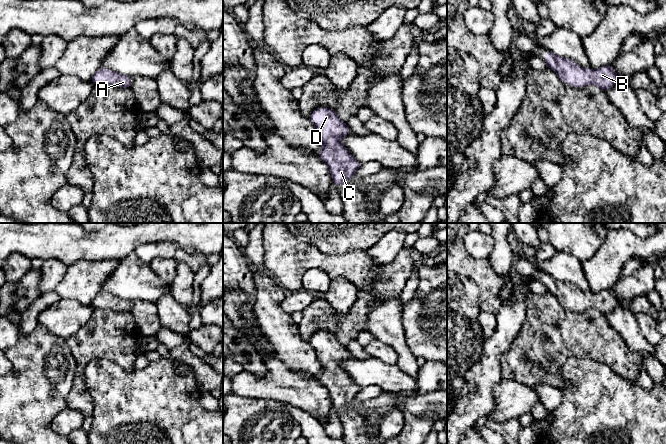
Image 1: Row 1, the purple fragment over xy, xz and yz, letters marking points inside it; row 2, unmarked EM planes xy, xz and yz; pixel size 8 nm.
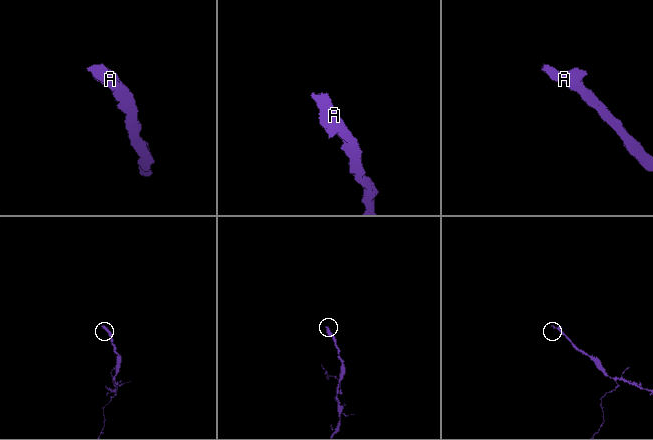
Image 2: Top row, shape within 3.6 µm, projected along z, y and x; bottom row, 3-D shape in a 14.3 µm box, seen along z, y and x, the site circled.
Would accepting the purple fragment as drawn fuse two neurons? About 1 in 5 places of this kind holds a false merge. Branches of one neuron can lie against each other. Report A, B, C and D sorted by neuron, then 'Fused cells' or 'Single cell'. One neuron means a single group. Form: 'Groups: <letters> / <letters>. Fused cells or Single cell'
Groups: A B C D. Single cell

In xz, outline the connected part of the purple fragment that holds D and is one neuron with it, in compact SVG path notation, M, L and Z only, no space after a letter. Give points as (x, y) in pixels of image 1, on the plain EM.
M316 332L309 342L323 367L322 374L317 378L328 389L333 408L339 411L353 402L361 391L361 387L348 376L341 363L351 357L350 352L331 332Z

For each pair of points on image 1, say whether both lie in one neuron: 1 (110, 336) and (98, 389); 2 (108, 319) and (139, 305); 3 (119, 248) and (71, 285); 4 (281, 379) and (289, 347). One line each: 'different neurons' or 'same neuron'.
1: different neurons
2: different neurons
3: different neurons
4: different neurons

